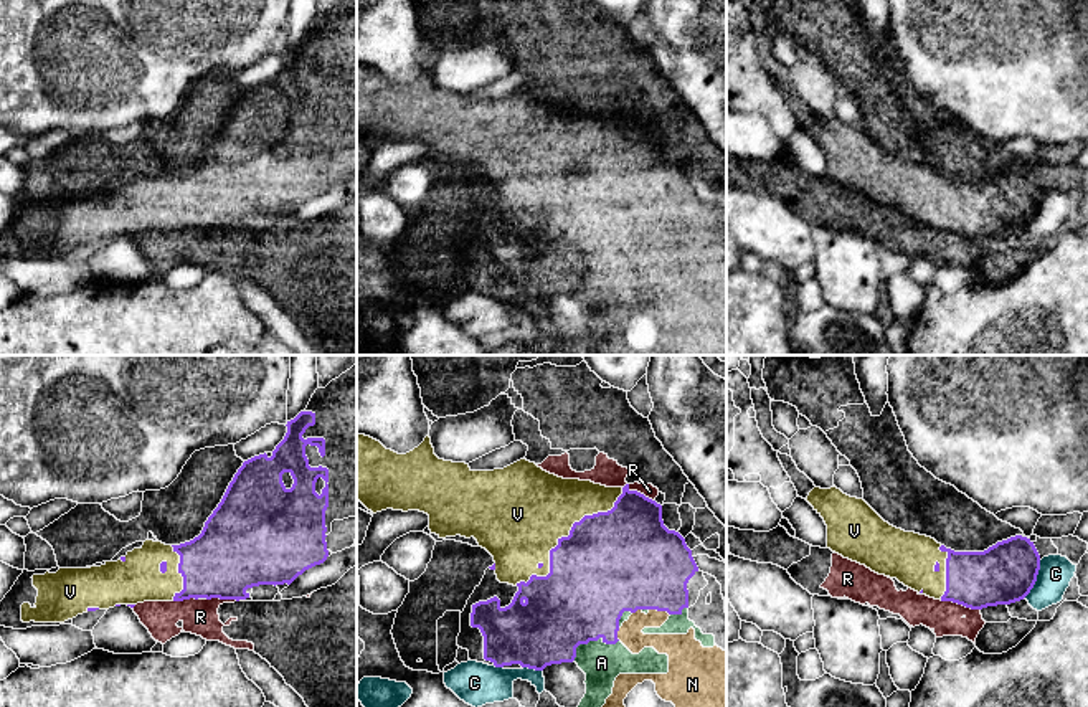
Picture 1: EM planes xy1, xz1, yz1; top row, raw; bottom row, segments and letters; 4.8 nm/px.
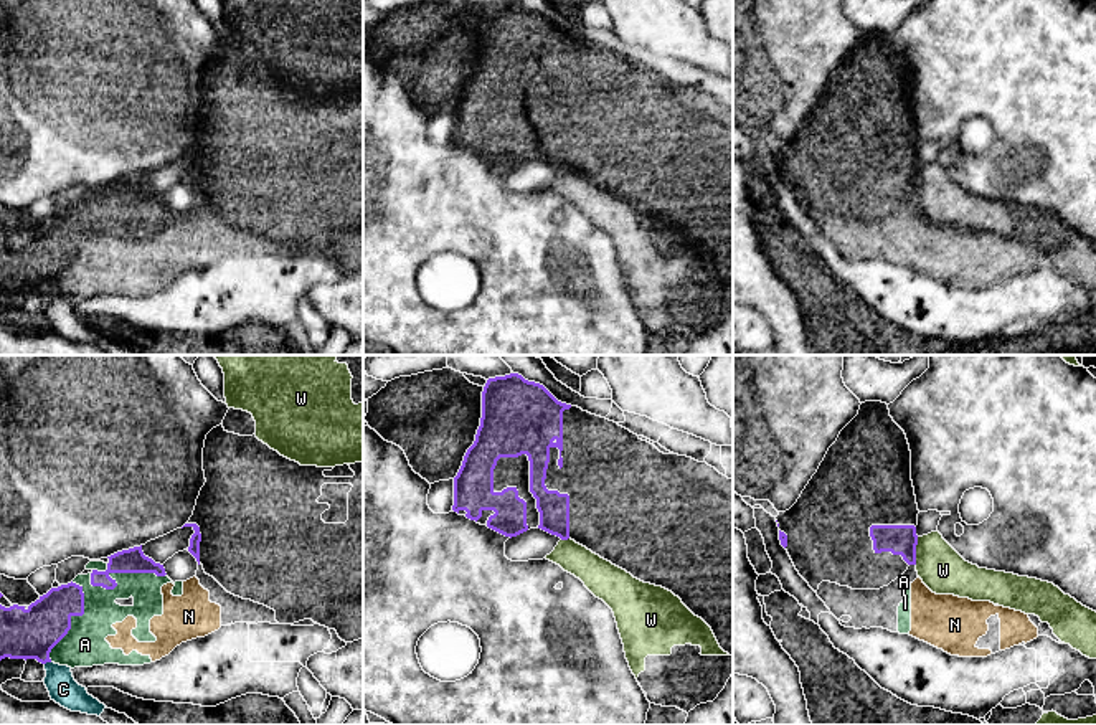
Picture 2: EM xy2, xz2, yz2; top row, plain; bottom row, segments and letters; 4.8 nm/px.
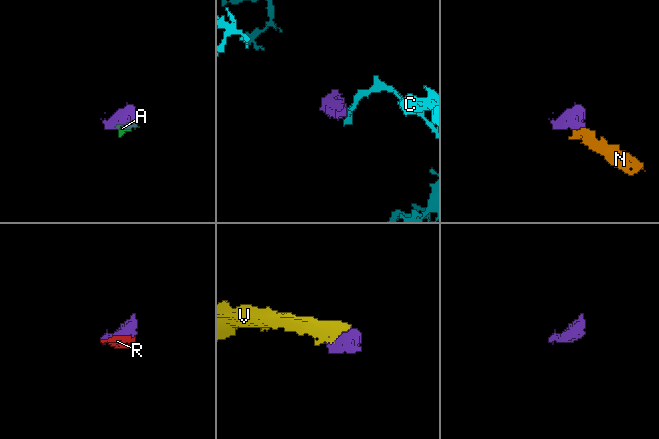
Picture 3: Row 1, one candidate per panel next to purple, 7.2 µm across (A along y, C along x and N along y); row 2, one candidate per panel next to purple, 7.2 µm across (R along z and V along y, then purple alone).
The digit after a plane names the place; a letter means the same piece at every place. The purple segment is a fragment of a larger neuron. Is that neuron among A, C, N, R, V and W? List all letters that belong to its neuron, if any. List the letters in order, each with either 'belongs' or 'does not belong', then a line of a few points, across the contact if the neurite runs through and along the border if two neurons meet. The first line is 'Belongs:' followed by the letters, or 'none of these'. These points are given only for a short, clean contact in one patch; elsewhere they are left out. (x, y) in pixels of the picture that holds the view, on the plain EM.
Belongs: A, N, V
A: belongs
C: does not belong; line yz1 (1040, 190), (1037, 210), (1024, 227)
N: belongs
R: does not belong
V: belongs
W: does not belong

